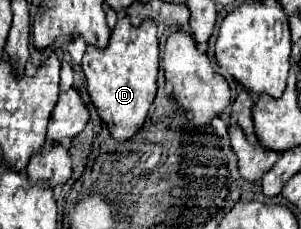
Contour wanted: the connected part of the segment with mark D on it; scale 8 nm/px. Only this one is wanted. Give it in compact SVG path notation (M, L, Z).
M128 16L120 18L112 36L110 44L104 50L98 50L96 46L88 46L82 58L82 70L86 76L86 88L90 94L92 104L96 106L96 112L100 120L108 126L112 140L126 142L130 140L146 122L148 110L156 96L156 76L158 76L158 38L156 38L156 24L142 22L140 28L134 28L128 22Z

